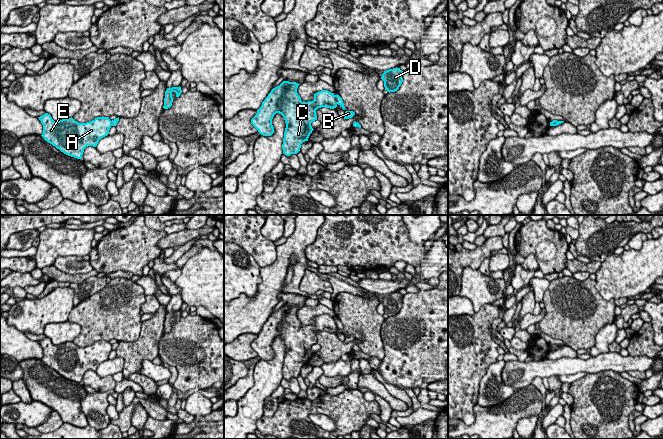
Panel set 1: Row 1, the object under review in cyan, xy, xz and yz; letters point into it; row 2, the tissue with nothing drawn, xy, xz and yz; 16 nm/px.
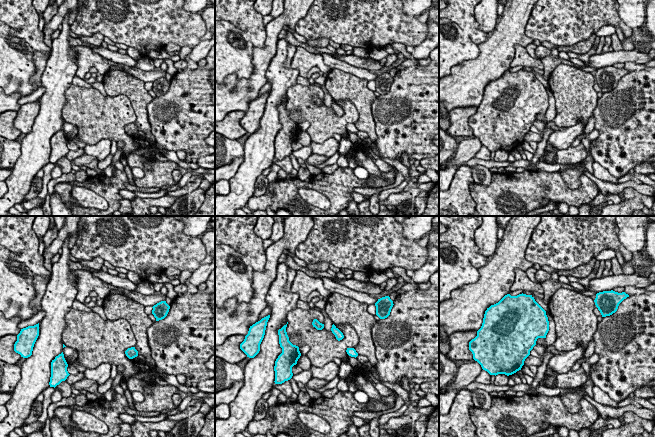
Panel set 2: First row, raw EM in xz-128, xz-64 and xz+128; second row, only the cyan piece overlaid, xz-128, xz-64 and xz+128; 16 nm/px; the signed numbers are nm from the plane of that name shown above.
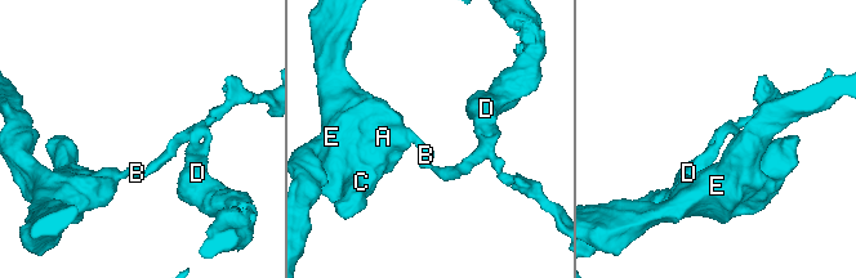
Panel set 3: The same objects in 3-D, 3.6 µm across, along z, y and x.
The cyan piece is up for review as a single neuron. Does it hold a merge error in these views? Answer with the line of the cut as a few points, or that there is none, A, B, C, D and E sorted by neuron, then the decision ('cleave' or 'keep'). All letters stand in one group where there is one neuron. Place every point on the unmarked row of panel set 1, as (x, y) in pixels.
xz (334, 319), (337, 327) | A C E / B D | cleave

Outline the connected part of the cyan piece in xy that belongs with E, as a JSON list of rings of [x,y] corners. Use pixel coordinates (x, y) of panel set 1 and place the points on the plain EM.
[[[45,337],[38,341],[43,349],[42,361],[45,365],[55,370],[64,378],[81,383],[84,373],[88,370],[96,371],[99,364],[109,358],[112,350],[112,345],[109,341],[97,341],[94,344],[86,347],[79,347],[72,341],[65,342],[59,345],[54,345],[50,338]]]

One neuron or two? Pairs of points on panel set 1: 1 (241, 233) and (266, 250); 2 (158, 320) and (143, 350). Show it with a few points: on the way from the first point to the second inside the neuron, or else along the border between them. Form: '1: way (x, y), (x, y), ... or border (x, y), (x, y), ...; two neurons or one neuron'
1: way (247, 234), (260, 247); one neuron
2: way (154, 327), (150, 333), (148, 343); one neuron

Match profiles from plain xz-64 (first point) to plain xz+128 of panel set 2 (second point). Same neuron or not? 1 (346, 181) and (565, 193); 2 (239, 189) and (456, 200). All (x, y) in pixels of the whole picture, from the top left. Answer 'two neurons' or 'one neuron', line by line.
1: one neuron
2: one neuron

